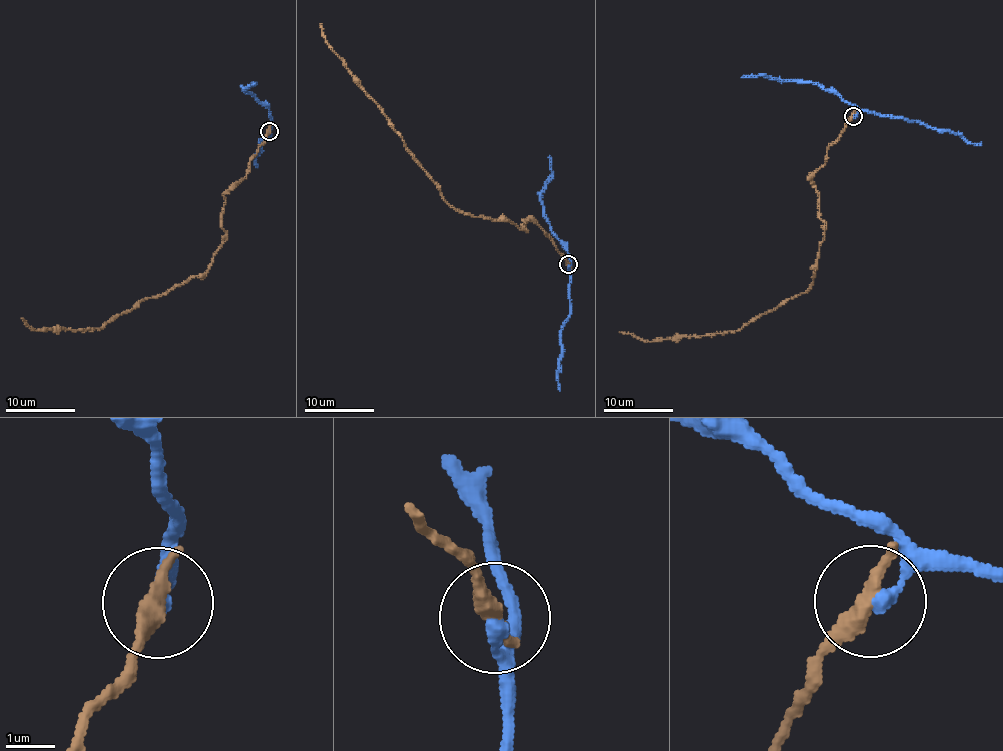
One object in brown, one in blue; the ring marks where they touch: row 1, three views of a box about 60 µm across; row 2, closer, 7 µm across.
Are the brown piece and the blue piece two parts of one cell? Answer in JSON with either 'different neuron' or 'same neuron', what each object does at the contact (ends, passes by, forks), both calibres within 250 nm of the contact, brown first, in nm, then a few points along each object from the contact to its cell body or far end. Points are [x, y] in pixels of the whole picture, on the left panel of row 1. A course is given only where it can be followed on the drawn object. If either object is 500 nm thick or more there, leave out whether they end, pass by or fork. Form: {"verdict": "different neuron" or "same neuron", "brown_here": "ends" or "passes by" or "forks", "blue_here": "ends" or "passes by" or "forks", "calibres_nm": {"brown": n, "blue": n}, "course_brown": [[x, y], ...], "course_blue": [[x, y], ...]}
{"verdict": "different neuron", "brown_here": "passes by", "blue_here": "ends", "calibres_nm": {"brown": 320, "blue": 260}, "course_brown": [[268, 131], [246, 175], [224, 195], [225, 241], [203, 274], [137, 303], [101, 329], [33, 330], [21, 318]], "course_blue": [[268, 131], [272, 121], [269, 109], [244, 88], [253, 84]]}

